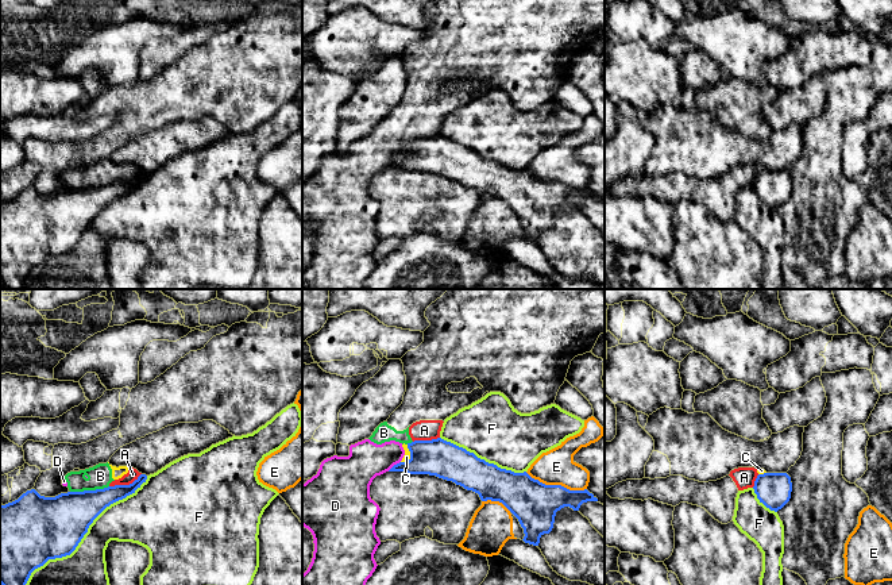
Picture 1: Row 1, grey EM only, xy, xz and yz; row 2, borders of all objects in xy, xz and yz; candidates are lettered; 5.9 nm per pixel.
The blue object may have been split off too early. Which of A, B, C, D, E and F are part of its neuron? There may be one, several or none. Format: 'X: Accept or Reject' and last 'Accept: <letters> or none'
A: Reject
B: Reject
C: Reject
D: Reject
E: Reject
F: Reject
Accept: none

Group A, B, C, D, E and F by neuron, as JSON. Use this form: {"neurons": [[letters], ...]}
{"neurons": [["A", "B", "C", "D"], ["E"], ["F"]]}

